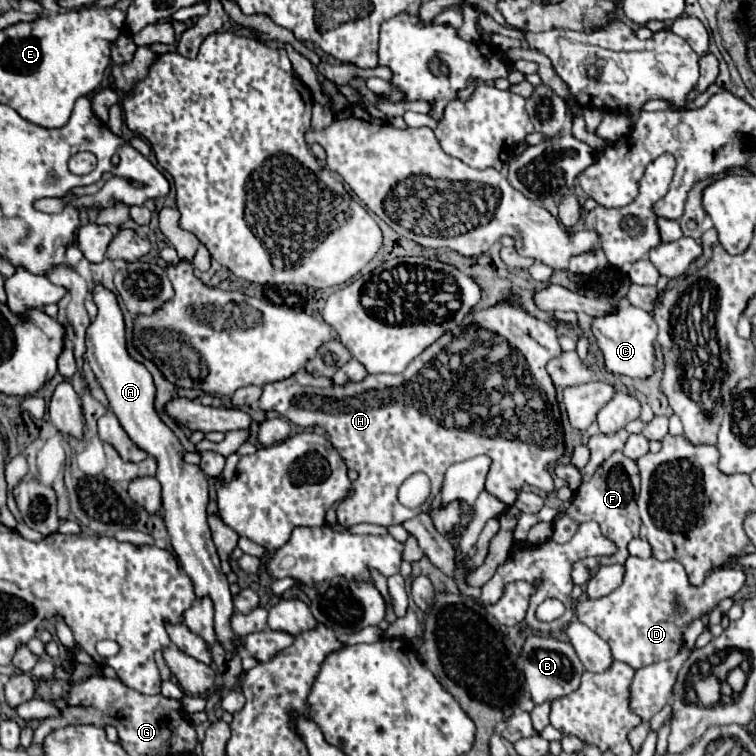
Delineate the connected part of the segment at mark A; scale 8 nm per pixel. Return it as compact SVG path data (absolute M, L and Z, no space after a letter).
M94 286L94 302L98 306L98 316L88 328L86 334L86 360L94 370L106 398L110 402L112 412L118 416L122 428L130 436L130 440L152 456L158 464L156 480L162 484L162 518L166 522L166 530L170 534L172 550L182 566L182 570L190 576L194 584L196 598L210 598L214 604L214 628L218 642L228 652L236 652L242 646L242 640L230 628L230 620L236 612L232 604L230 584L220 570L220 558L210 538L210 528L206 522L206 504L208 504L208 476L200 470L200 466L184 462L184 446L176 438L176 434L162 422L154 408L156 388L150 372L144 364L136 362L126 348L126 330L122 310L116 302L116 296L104 286Z

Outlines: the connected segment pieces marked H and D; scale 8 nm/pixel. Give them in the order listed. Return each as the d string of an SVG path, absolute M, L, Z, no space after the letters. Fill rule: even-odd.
M502 300L492 308L478 310L478 316L474 314L472 322L466 316L460 326L428 346L402 374L372 374L362 382L336 386L328 378L314 378L306 370L300 370L286 380L266 384L258 406L264 412L274 410L304 428L322 426L328 436L332 436L332 446L340 452L344 462L358 472L358 480L352 488L354 492L336 508L340 526L350 528L362 522L394 526L420 512L428 512L434 496L442 488L444 472L452 464L480 454L486 454L492 460L486 492L504 504L514 504L522 488L538 488L542 492L554 490L550 468L564 456L564 430L546 364L560 354L562 348L554 326L530 316L516 302ZM476 324L482 324L486 330L530 330L534 338L534 364L528 364L524 354L500 334L492 336L500 338L500 344L490 344L490 350L486 350L486 330ZM422 368L424 384L408 384ZM480 368L500 368L500 382L492 384L494 392L490 392L486 404L480 404L480 386L478 394L464 394L464 380L480 380ZM420 388L422 392L436 392L436 420L420 408ZM416 472L428 474L432 480L432 494L430 500L412 510L398 502L398 488Z
M630 556L626 560L626 576L620 588L616 588L612 594L598 598L598 600L584 600L576 606L576 618L586 624L588 628L592 628L602 640L606 640L610 644L612 656L618 662L624 662L628 666L632 666L634 670L662 662L672 658L680 648L682 648L682 636L686 626L694 620L700 618L704 614L708 614L720 600L730 598L734 594L740 592L740 588L744 586L744 572L738 566L722 566L714 572L708 574L708 578L704 580L702 586L692 586L689 583L688 576L684 567L676 560L666 560L660 562L654 556L652 558L634 558Z

